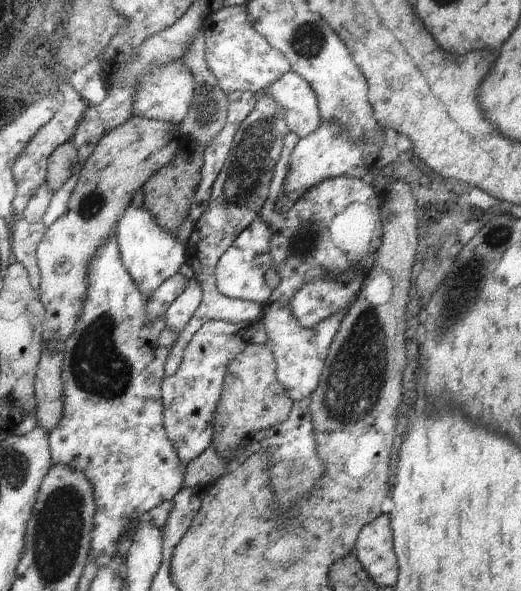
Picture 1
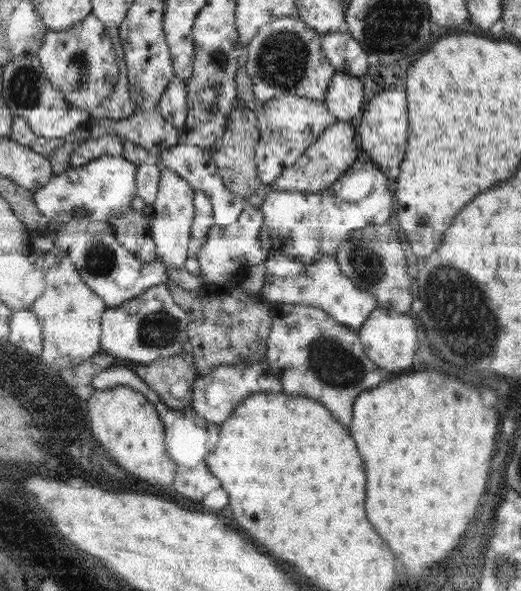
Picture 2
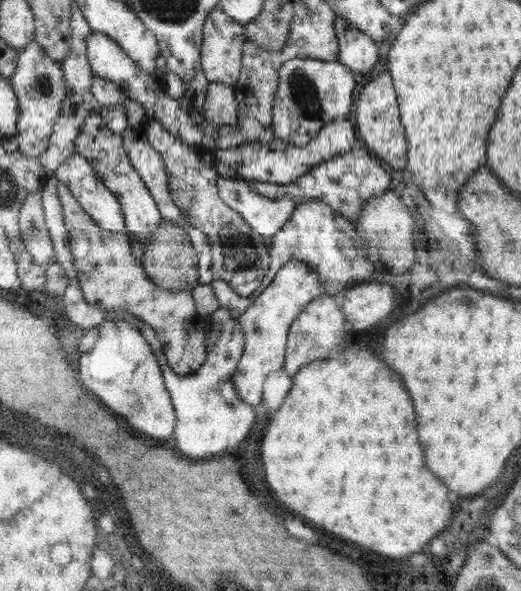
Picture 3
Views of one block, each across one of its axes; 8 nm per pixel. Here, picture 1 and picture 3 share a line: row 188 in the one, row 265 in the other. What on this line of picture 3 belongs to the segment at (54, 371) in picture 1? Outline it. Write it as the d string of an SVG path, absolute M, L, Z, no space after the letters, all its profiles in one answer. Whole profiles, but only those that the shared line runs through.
M63 183L57 184L57 197L62 205L64 224L68 230L69 247L74 258L74 268L86 303L104 310L119 310L138 317L149 324L156 333L156 338L162 343L164 354L170 368L180 376L202 368L206 360L204 318L198 314L190 291L166 290L156 286L145 273L143 265L132 253L131 239L126 232L110 232L100 228L89 214L78 204L71 190Z

